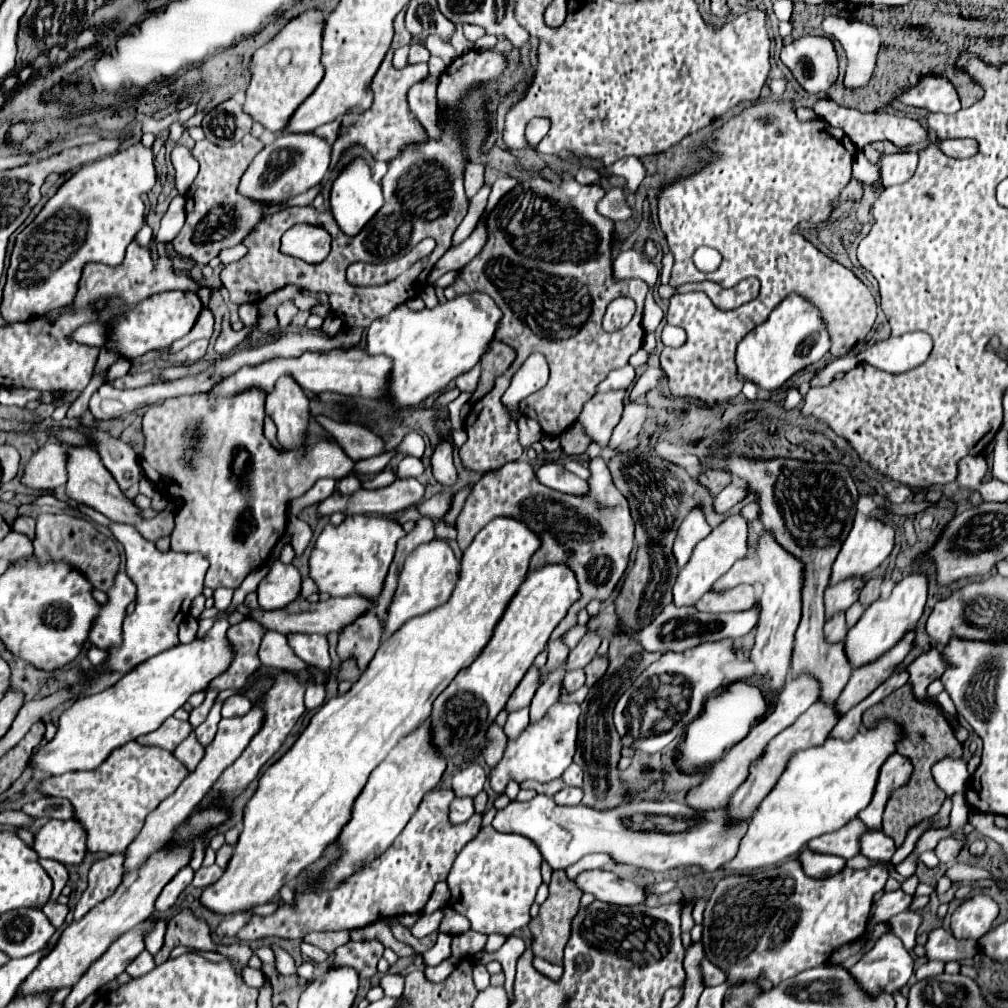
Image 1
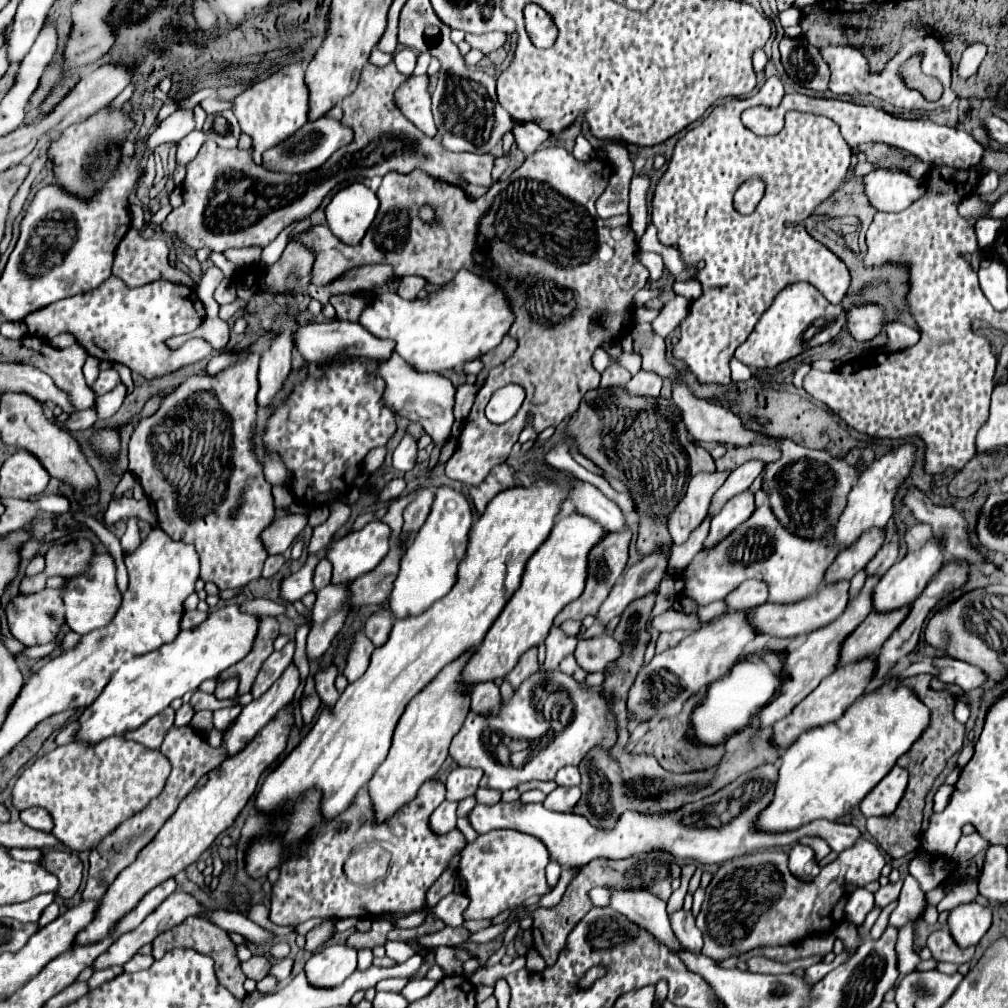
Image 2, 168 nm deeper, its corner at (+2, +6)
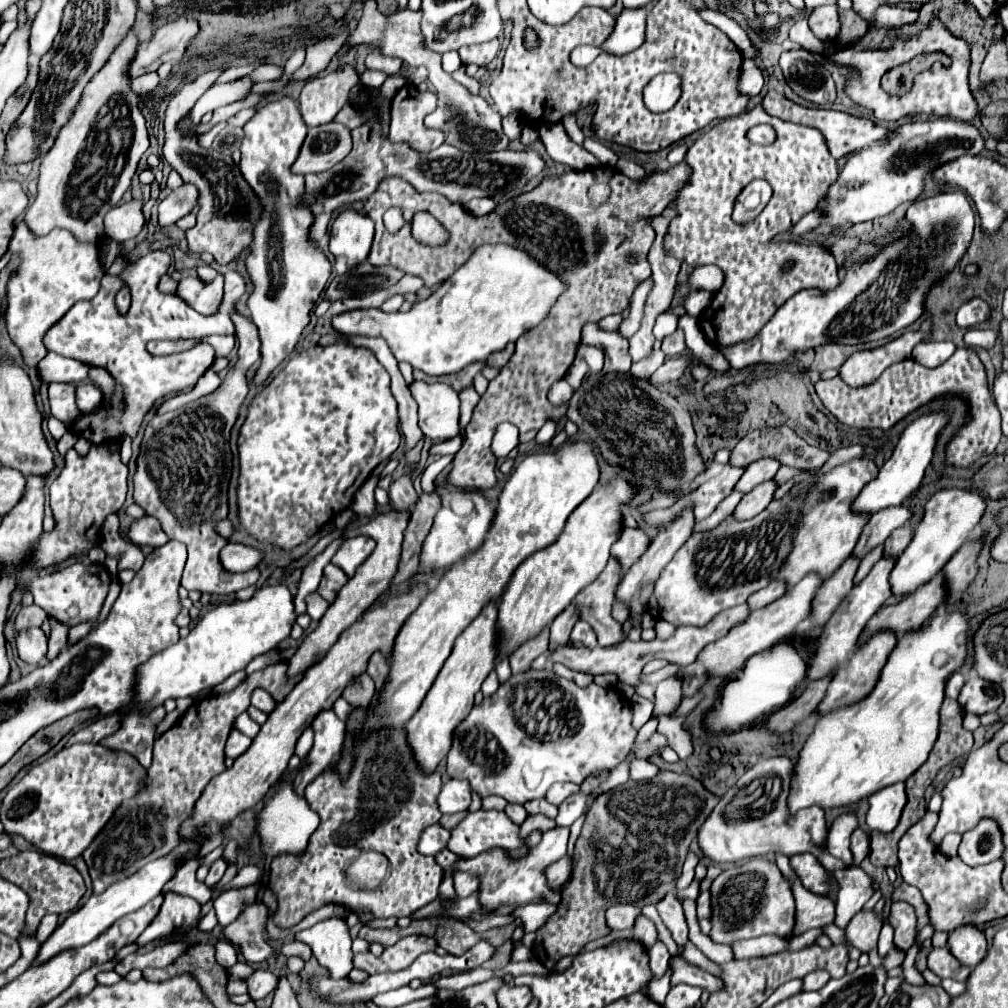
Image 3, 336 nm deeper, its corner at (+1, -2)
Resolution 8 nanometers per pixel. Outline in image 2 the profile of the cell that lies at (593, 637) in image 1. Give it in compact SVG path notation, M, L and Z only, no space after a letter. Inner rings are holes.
M656 550L650 556L640 558L632 568L624 570L610 596L600 606L596 620L608 624L614 616L620 616L622 610L636 598L656 590L666 576L666 550Z

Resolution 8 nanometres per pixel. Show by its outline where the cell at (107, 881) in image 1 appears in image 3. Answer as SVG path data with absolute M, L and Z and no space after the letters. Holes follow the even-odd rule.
M285 661L284 663L279 662L270 665L261 671L254 672L251 676L247 676L245 682L241 682L241 686L233 688L229 694L219 694L219 696L213 694L213 696L203 700L203 705L197 705L197 702L195 702L177 720L175 726L171 726L165 734L161 734L155 740L153 762L147 768L145 788L139 790L139 794L135 794L133 800L121 802L121 806L113 812L113 818L105 824L105 830L101 830L101 834L97 834L97 838L91 842L91 846L83 852L83 858L89 866L89 874L91 874L91 880L93 880L93 892L103 892L111 884L135 874L147 862L153 862L153 860L169 854L177 846L177 842L181 842L181 838L179 838L181 822L187 820L193 814L195 802L199 800L199 796L205 790L205 786L209 784L209 780L226 769L224 749L229 730L233 728L235 718L249 708L249 700L251 700L251 694L253 694L255 688L265 688L273 696L275 702L281 702L293 690L293 686L302 679L304 674L301 673L295 678L289 678L287 670L288 663Z

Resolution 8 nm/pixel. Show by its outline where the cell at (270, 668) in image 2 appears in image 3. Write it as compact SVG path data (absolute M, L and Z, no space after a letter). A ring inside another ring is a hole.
M255 690L253 696L251 696L251 704L253 704L255 708L259 708L261 712L265 712L265 714L271 714L273 708L275 708L273 698L271 698L265 690Z

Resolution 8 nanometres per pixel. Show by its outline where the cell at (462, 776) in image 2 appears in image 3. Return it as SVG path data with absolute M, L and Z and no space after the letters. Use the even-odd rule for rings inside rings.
M447 780L441 786L441 792L437 796L437 804L441 814L455 814L463 812L471 804L471 786L467 780Z

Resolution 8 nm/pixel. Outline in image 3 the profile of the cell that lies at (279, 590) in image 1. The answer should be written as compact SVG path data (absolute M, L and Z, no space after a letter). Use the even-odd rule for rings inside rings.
M315 592L315 594L311 594L311 596L307 598L307 608L309 608L309 616L311 616L311 620L317 622L317 620L323 618L325 610L329 608L329 602L323 600L323 598Z

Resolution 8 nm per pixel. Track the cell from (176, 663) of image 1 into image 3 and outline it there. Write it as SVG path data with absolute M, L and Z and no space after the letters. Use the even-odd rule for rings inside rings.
M285 584L263 586L245 602L221 604L205 612L191 628L187 638L163 652L157 652L143 666L139 666L135 700L119 712L127 714L131 706L155 708L167 698L191 696L203 688L223 682L237 670L245 670L253 658L277 648L279 642L291 634L295 618L293 594Z

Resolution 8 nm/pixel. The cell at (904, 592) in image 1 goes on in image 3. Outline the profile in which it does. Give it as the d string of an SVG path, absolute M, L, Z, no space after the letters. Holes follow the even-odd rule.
M943 488L935 492L925 506L925 514L915 528L911 544L895 562L895 568L889 578L893 594L911 594L913 590L929 582L935 574L939 574L941 568L949 562L949 558L965 544L973 528L979 524L985 506L985 498L977 490Z

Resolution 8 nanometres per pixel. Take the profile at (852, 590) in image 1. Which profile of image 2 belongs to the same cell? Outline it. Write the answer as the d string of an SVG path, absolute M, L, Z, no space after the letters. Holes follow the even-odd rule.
M870 530L868 534L864 534L858 542L854 542L850 548L842 550L842 554L836 556L836 560L828 566L824 574L824 582L852 580L852 576L860 572L880 550L882 542L884 542L884 532L880 530Z

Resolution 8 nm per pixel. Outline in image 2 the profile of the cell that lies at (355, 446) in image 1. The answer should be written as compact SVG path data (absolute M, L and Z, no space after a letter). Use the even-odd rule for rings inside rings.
M384 446L370 450L370 452L366 454L366 458L364 458L364 468L366 468L368 472L374 472L376 468L380 468L380 466L382 466L384 456L386 456L386 448L384 448Z

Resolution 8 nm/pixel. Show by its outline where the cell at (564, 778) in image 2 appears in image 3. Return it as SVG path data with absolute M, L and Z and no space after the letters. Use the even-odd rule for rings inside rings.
M559 782L559 784L553 784L547 792L547 802L553 804L553 806L559 806L567 796L579 792L579 786L577 784L571 784L571 782Z

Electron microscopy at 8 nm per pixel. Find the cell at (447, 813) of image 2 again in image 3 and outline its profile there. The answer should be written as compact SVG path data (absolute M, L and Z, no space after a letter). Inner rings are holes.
M433 824L421 834L417 852L423 856L435 856L437 852L441 852L447 846L447 842L449 842L449 830L441 828L439 824Z

